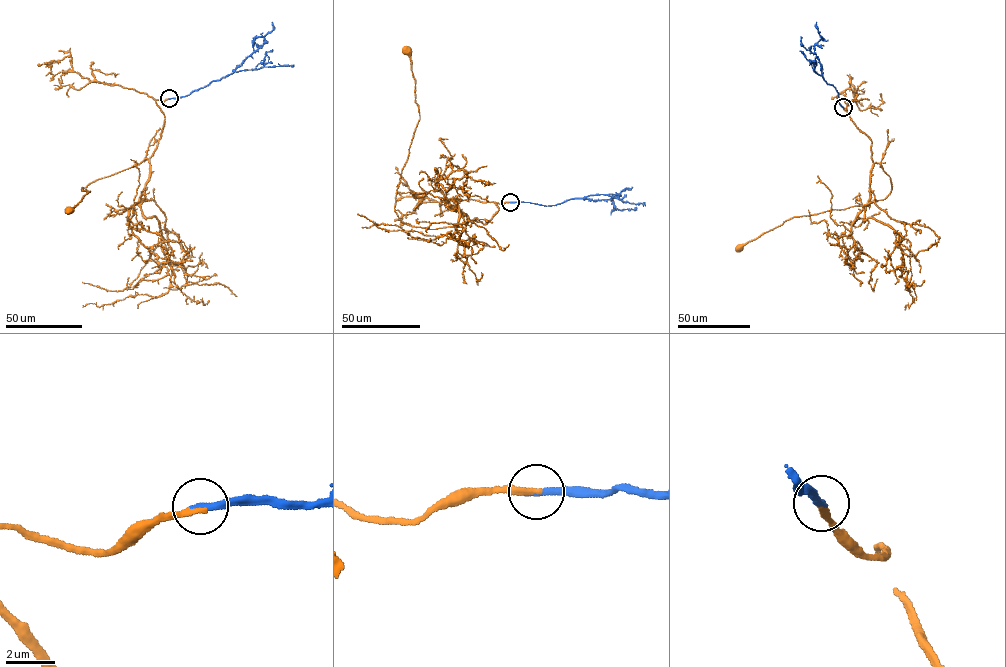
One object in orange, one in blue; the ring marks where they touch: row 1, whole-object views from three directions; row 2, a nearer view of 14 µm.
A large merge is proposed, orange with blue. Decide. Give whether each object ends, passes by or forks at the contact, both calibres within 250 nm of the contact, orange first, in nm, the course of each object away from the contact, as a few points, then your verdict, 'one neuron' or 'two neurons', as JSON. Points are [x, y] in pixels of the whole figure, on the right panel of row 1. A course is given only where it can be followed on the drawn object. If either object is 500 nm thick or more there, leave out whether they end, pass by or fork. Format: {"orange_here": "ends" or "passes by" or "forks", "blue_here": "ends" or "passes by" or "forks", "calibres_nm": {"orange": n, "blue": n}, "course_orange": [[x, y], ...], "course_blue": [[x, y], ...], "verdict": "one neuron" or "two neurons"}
{"orange_here": "ends", "blue_here": "ends", "calibres_nm": {"orange": 260, "blue": 300}, "course_orange": [[842, 107], [871, 141], [874, 163], [881, 165], [890, 178], [889, 194], [865, 205], [792, 217], [740, 248]], "course_blue": [[842, 107], [835, 88], [823, 77], [815, 53], [814, 46], [822, 37], [816, 21]], "verdict": "one neuron"}

